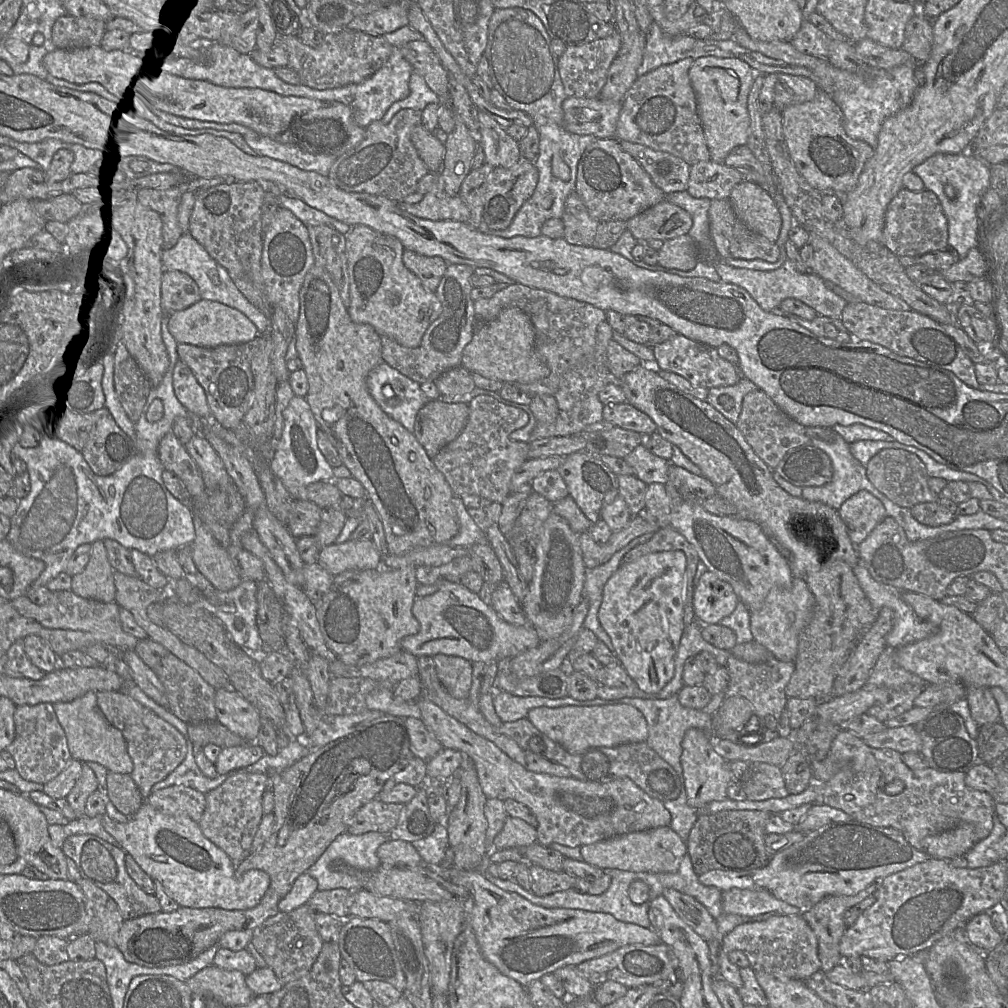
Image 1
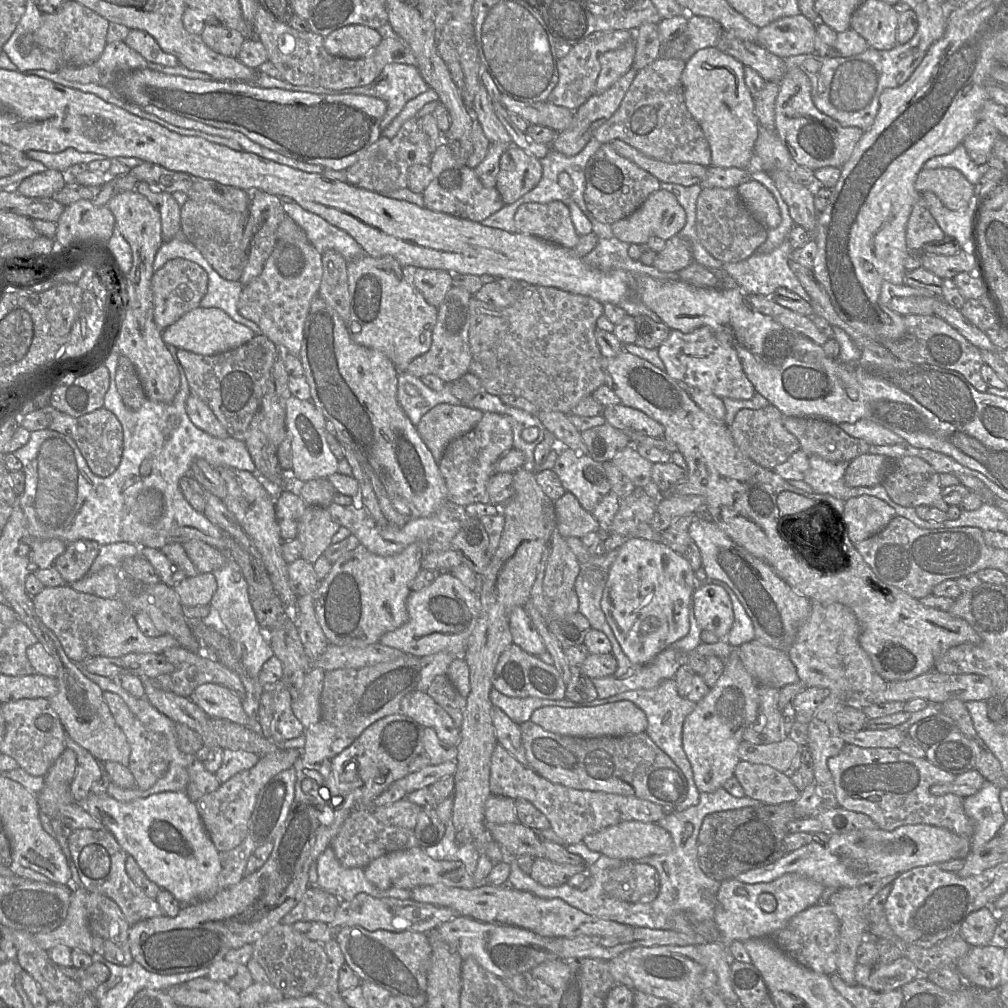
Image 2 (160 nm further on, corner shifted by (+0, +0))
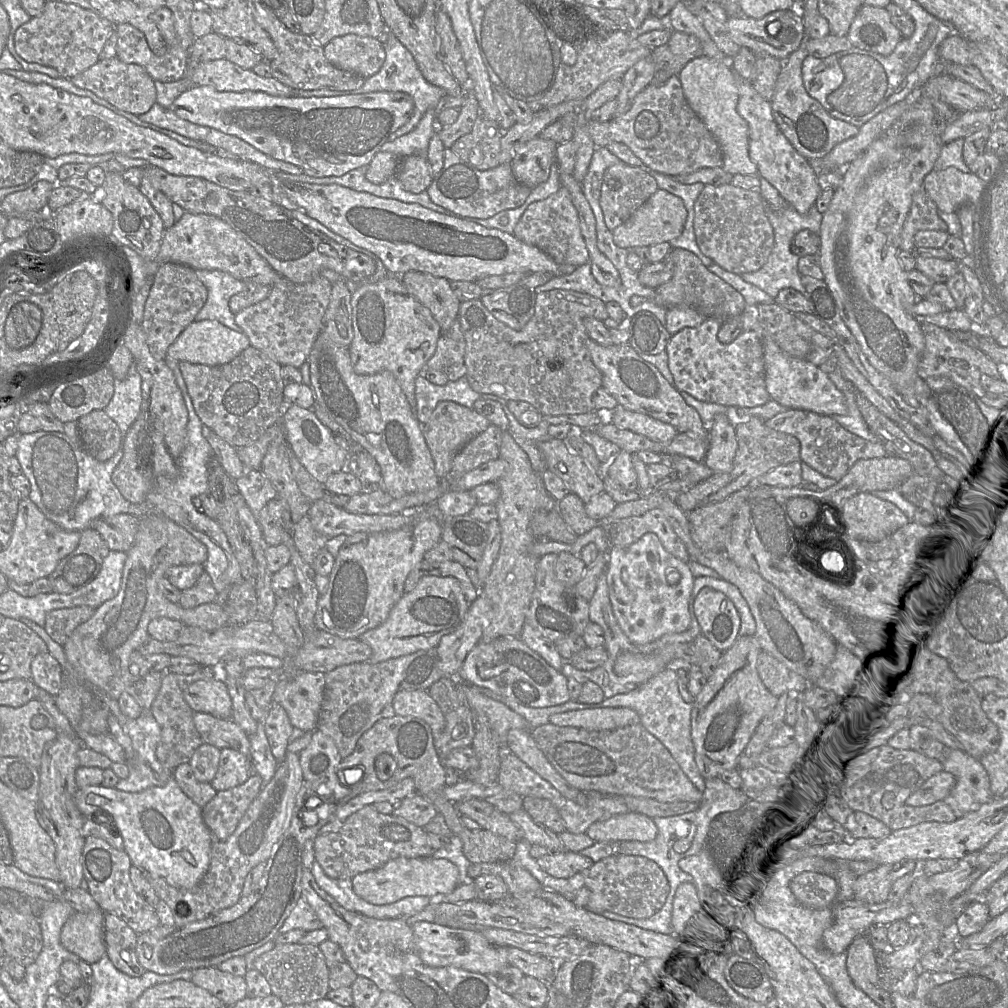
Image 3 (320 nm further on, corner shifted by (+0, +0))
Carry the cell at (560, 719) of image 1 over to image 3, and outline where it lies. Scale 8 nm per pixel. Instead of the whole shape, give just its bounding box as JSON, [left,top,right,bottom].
[549,707,640,731]

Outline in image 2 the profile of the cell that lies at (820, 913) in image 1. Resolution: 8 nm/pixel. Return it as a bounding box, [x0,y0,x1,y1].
[828,875,898,985]

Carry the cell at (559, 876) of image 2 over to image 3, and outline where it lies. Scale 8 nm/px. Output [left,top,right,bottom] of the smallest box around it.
[536,852,594,878]

